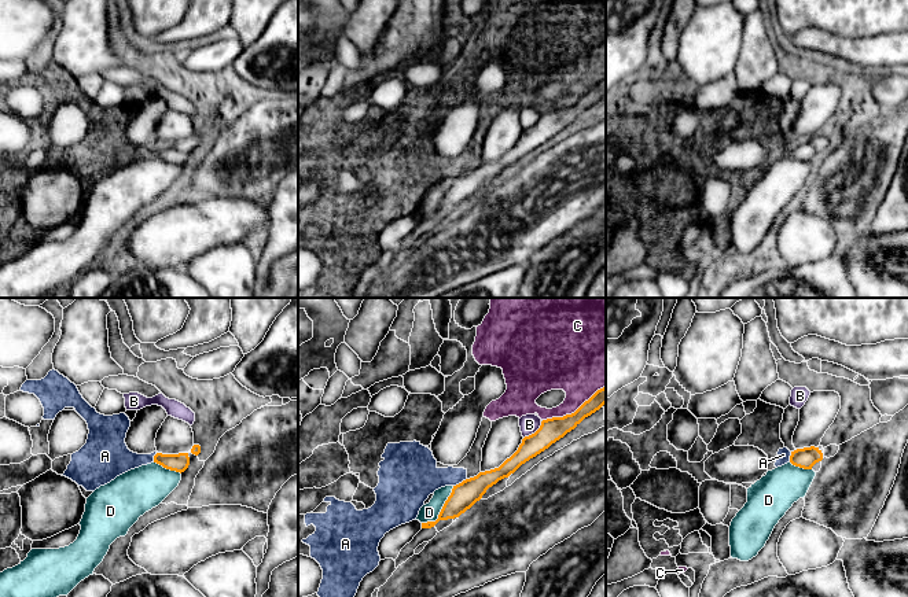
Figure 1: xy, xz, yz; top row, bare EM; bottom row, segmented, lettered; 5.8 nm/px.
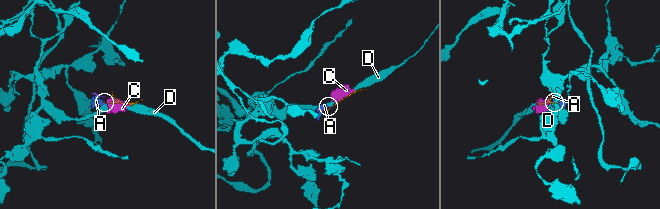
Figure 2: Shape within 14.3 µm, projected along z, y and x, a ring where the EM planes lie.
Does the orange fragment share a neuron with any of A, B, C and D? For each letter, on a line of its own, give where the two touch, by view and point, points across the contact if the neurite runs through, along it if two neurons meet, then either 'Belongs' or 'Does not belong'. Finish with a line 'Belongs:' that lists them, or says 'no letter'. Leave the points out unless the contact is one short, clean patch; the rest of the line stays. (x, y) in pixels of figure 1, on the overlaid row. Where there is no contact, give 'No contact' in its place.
A: Touches orange at xz (459, 483). Boundary: xz (466, 478), (454, 486). Does not belong
B: Touches orange at xz (535, 432). Boundary: xz (541, 422), (533, 432), (524, 438). Does not belong
C: Touches orange at xz (574, 412). Does not belong
D: Touches orange at xz (441, 509). Does not belong
Belongs: no letter

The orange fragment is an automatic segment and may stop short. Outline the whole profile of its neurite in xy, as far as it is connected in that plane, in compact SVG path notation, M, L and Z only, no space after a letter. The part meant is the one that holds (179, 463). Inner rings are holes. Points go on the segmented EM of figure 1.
M157 453L154 456L154 463L162 465L166 469L184 472L190 465L188 453L179 453L179 454L162 454Z

